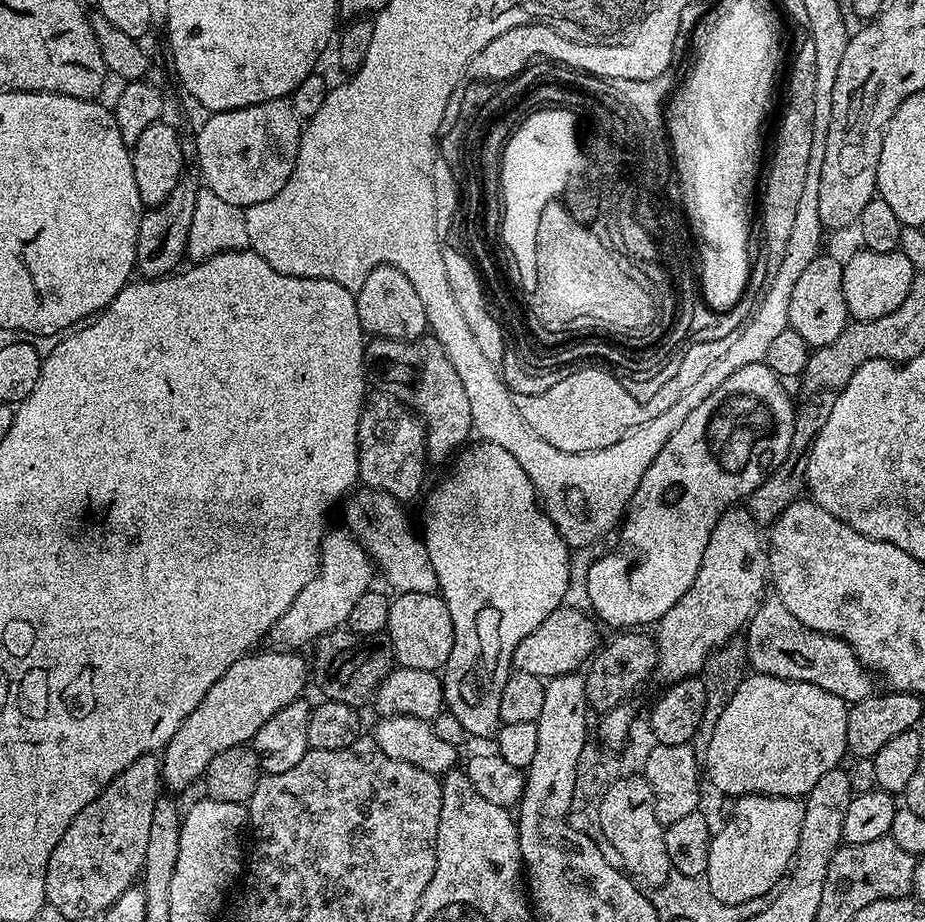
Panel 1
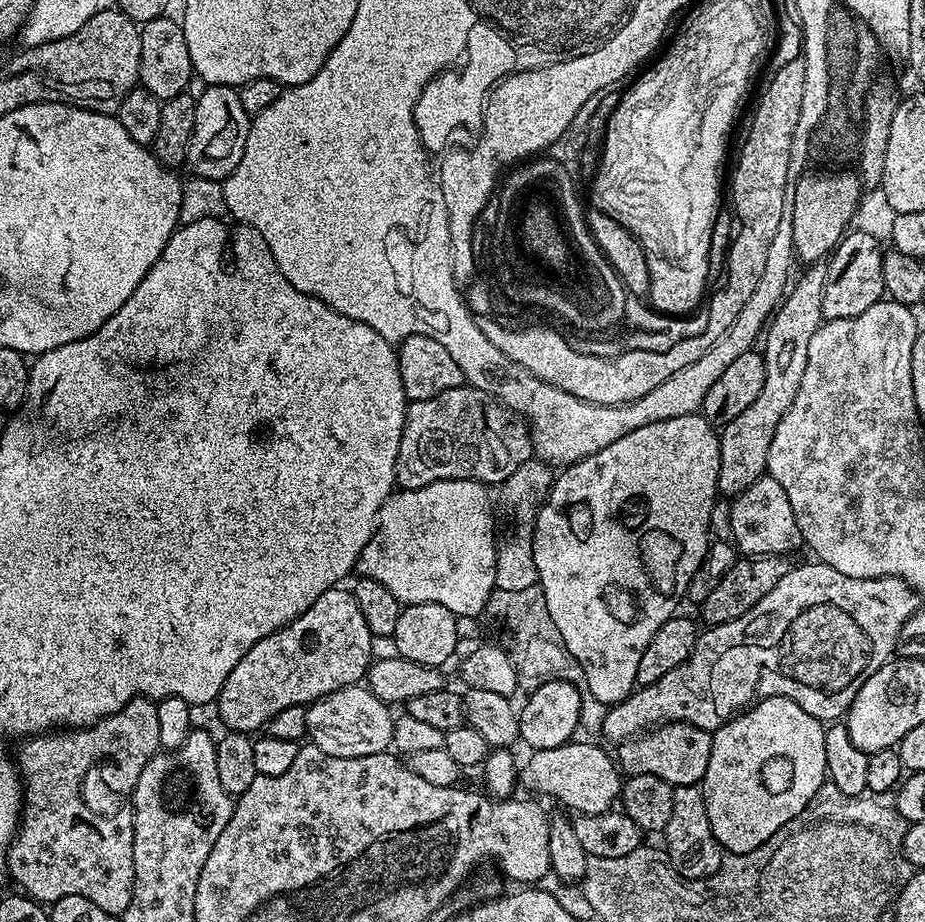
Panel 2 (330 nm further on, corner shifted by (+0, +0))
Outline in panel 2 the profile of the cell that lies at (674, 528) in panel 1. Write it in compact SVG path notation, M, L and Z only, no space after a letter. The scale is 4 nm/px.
M702 414L679 416L662 422L650 422L650 426L638 426L638 430L630 430L618 442L610 442L602 450L590 454L581 460L567 465L564 472L555 477L546 499L537 514L536 526L533 530L533 554L537 566L539 586L546 594L546 610L550 610L550 618L554 618L554 626L558 626L558 634L562 634L562 642L566 642L566 650L578 658L584 671L584 684L587 695L593 696L606 706L620 703L632 695L637 687L636 675L638 662L646 650L650 638L658 634L658 626L671 616L677 615L680 599L687 597L690 580L702 566L708 554L711 526L711 508L718 499L718 470L720 469L720 437L717 429Z

